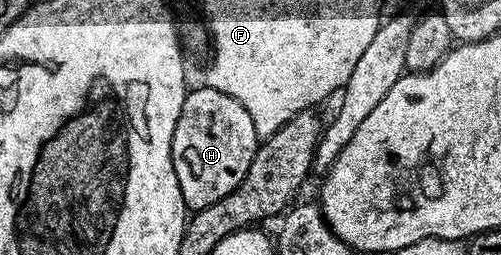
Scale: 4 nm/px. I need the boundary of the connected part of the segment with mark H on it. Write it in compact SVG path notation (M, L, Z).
M201 87L202 89L191 88L187 92L184 99L184 107L180 107L180 117L176 119L176 129L172 131L172 167L176 171L176 183L180 183L180 195L184 195L184 203L187 210L197 211L208 207L212 203L216 203L216 199L224 199L224 195L228 195L228 191L232 191L244 179L244 175L248 175L248 167L252 167L252 159L256 155L260 144L260 138L252 123L252 115L248 115L248 111L244 111L244 107L240 107L240 103L236 103L236 99L232 99L228 95L224 95L220 91L209 87Z

